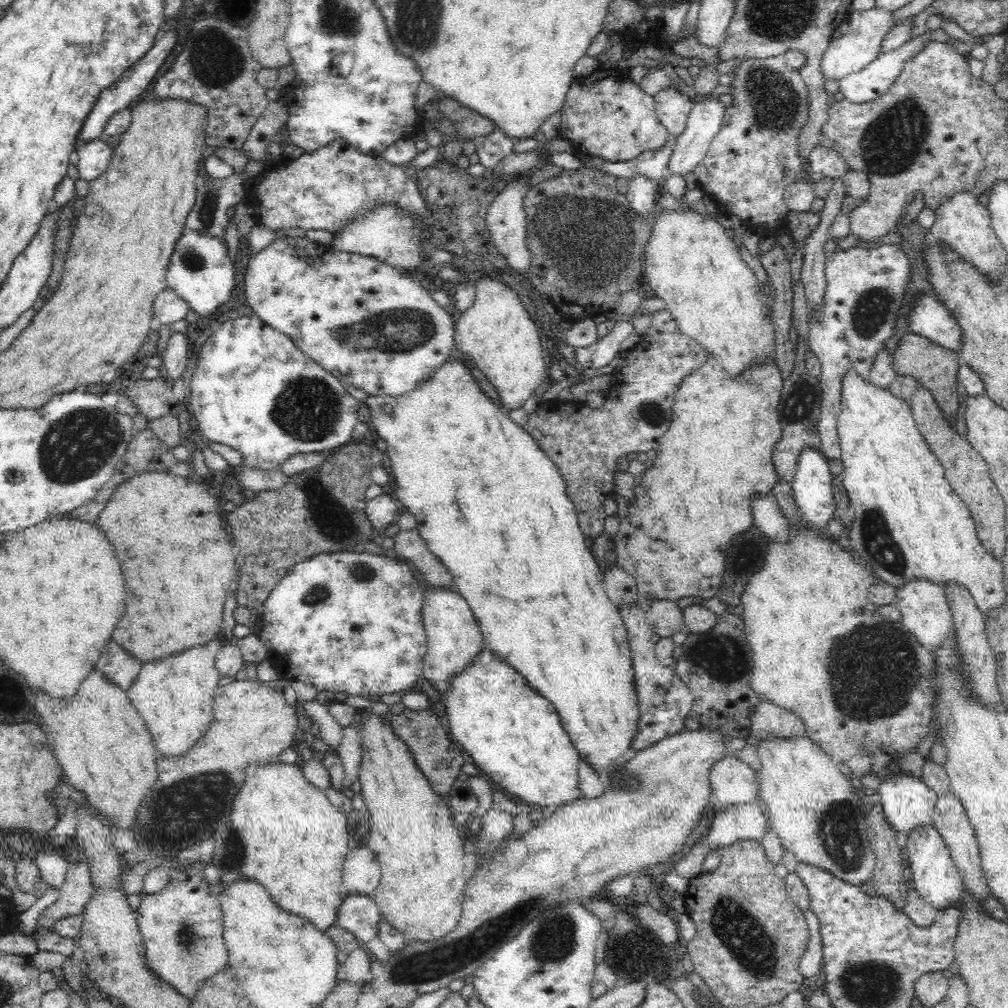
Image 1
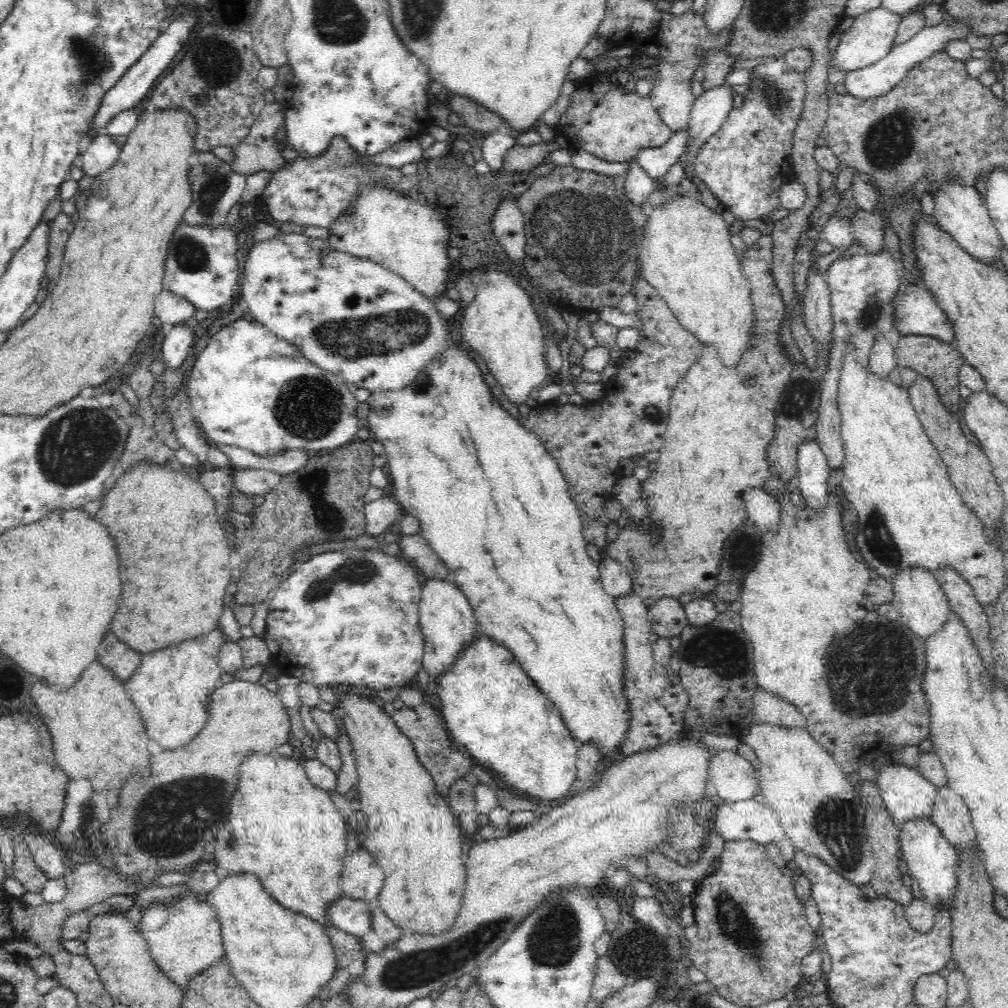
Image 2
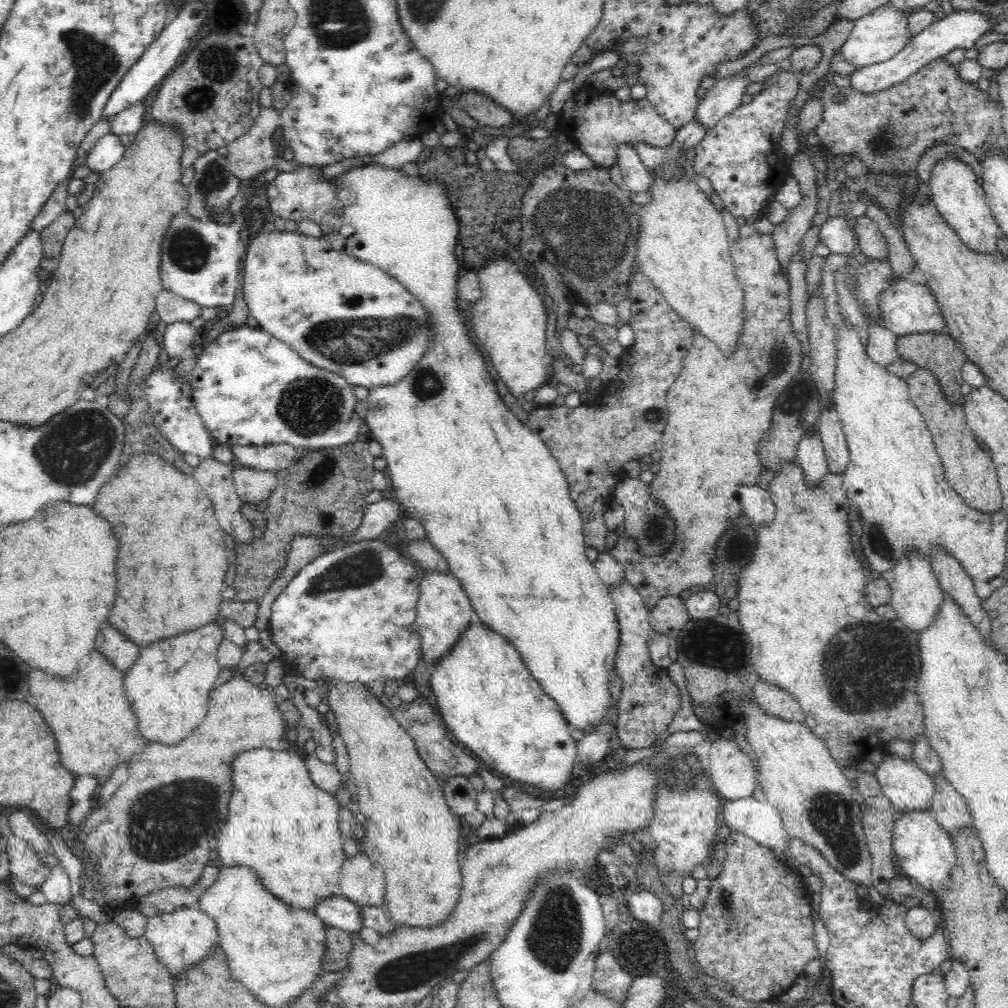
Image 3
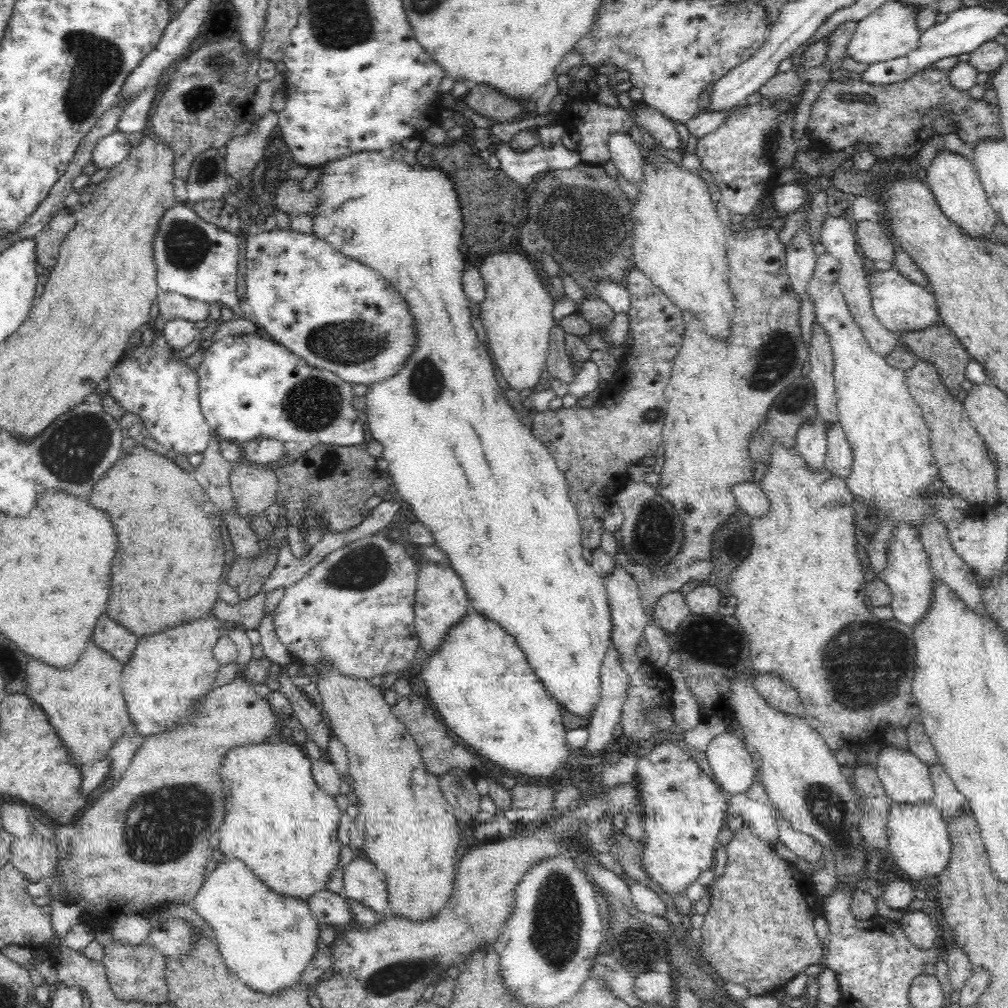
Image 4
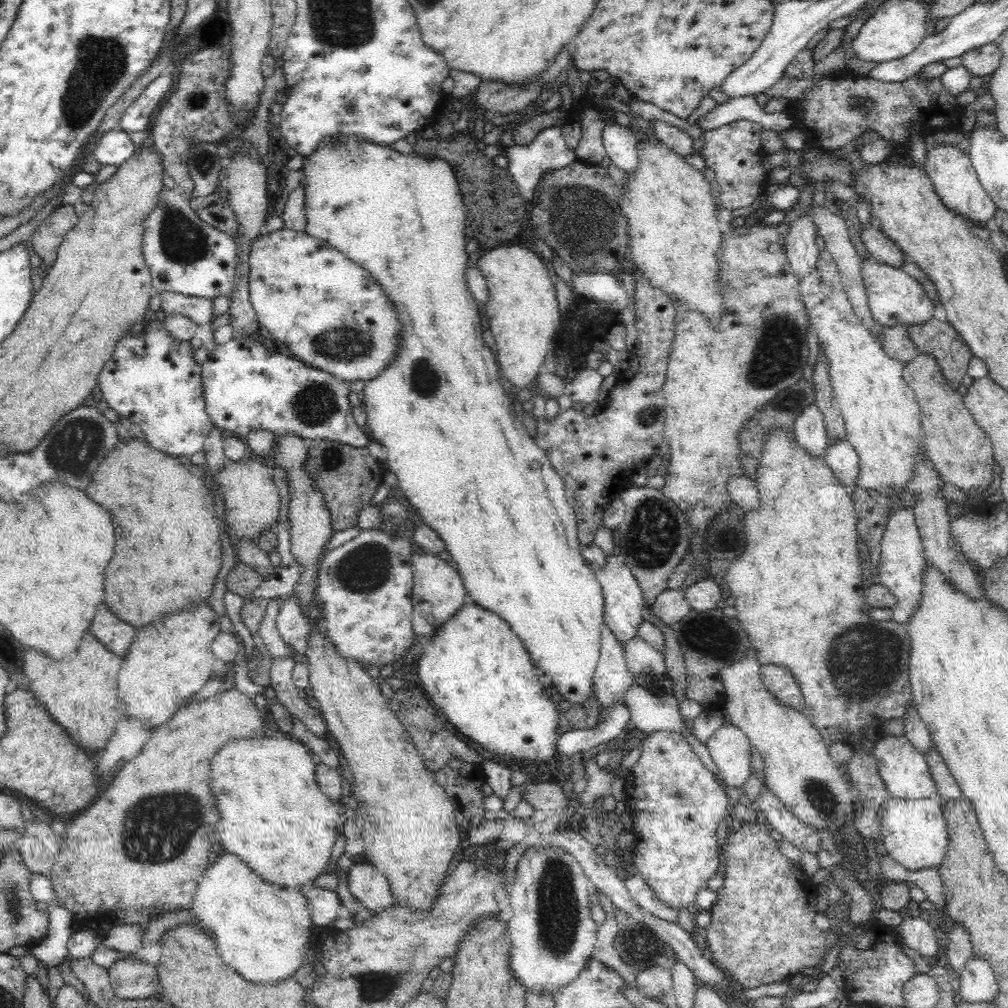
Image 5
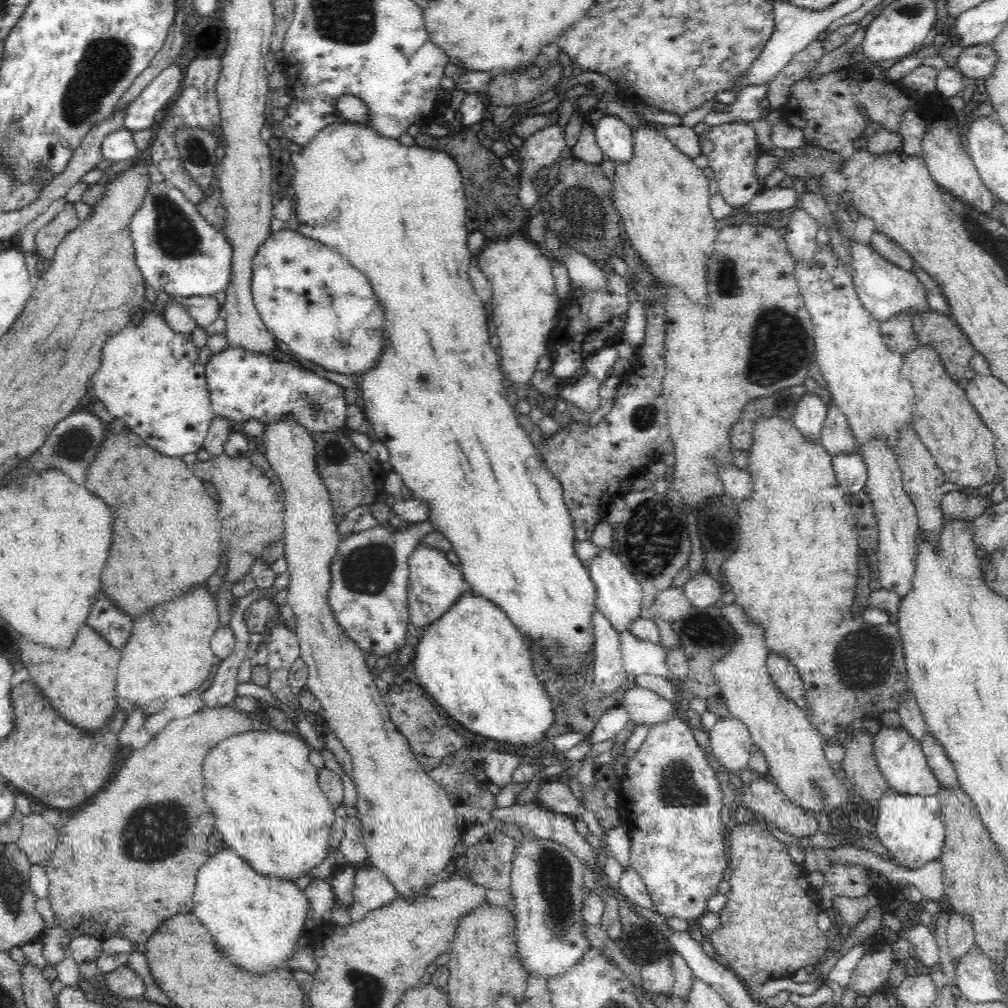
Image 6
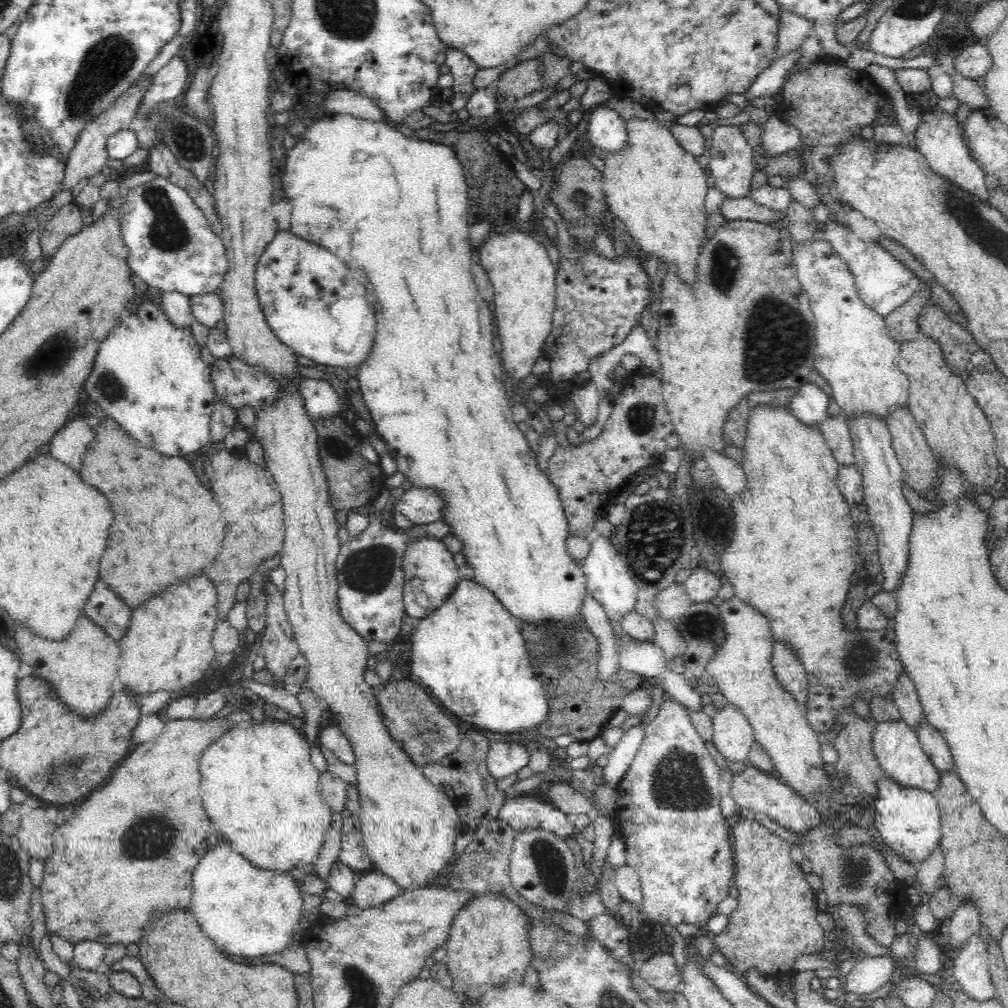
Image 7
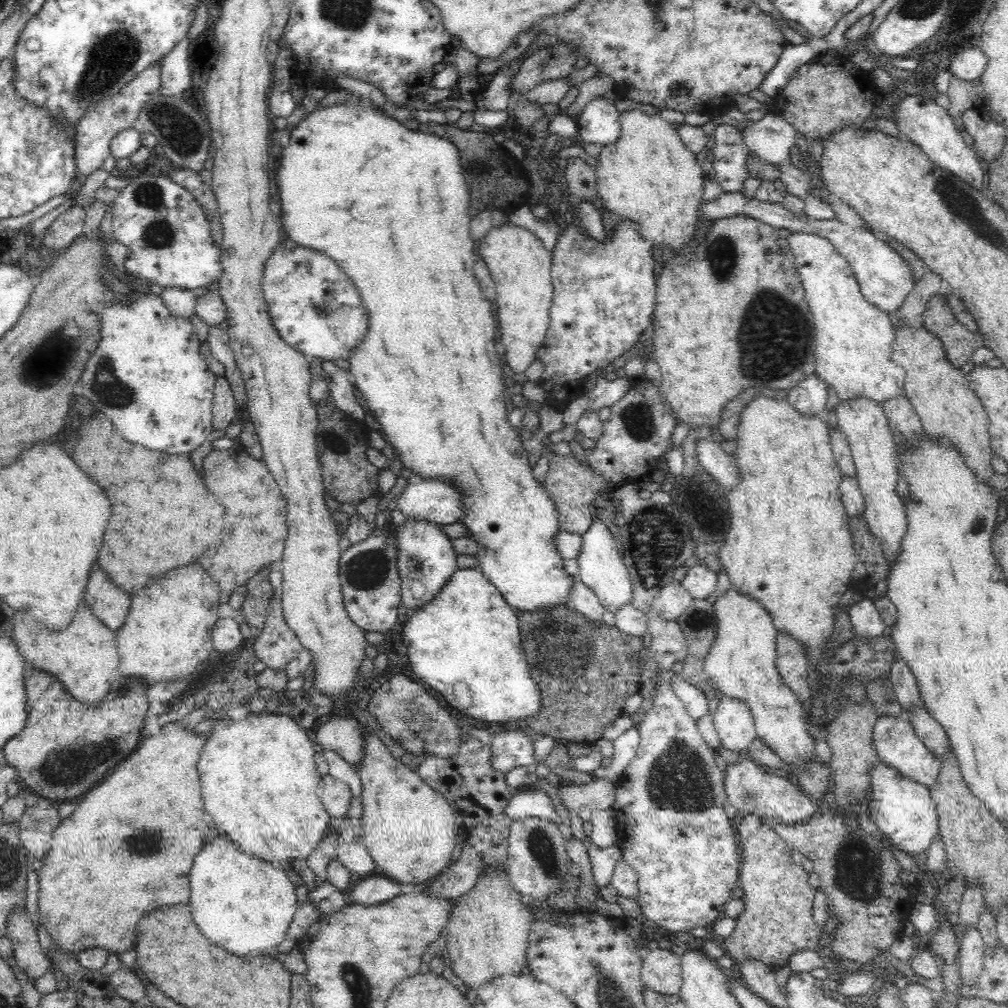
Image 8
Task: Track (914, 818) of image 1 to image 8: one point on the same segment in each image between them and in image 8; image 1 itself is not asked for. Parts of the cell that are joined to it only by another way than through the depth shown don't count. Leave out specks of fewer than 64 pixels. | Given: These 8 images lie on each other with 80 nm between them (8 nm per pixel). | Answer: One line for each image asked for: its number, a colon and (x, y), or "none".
2: (907, 795)
3: (904, 784)
4: (905, 779)
5: (904, 771)
6: (901, 760)
7: (896, 746)
8: (897, 745)

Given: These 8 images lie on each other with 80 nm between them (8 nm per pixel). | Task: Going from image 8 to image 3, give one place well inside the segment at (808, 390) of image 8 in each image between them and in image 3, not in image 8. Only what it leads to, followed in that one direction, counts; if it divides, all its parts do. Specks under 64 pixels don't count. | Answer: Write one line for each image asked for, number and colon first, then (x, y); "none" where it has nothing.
3: (811, 458)
4: (811, 444)
5: (810, 433)
6: (809, 419)
7: (809, 406)

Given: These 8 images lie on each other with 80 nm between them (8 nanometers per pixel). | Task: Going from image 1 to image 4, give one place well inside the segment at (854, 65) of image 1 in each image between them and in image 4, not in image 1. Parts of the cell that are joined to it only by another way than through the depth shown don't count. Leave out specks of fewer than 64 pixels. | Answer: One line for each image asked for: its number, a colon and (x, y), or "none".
2: (869, 38)
3: (877, 36)
4: (889, 32)

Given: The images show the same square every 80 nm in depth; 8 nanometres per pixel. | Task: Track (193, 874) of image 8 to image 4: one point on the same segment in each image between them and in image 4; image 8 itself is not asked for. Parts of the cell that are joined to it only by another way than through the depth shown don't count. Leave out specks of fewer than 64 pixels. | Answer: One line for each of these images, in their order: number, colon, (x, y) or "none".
4: (269, 940)
5: (262, 931)
6: (257, 920)
7: (252, 914)

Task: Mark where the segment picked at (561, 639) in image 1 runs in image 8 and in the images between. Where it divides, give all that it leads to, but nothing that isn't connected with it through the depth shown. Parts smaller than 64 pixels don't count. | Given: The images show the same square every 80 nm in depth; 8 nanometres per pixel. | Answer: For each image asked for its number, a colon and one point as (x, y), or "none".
2: (491, 502)
3: (494, 502)
4: (497, 504)
5: (461, 457)
6: (436, 399)
7: (394, 209)
8: (386, 203)

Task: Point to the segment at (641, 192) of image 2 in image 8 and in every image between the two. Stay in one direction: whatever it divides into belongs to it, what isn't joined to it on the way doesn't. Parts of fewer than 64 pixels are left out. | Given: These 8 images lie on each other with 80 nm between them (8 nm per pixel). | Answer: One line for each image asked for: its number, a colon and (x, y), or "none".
3: (637, 179)
4: (629, 160)
5: (621, 143)
6: (614, 137)
7: (607, 131)
8: (599, 124)

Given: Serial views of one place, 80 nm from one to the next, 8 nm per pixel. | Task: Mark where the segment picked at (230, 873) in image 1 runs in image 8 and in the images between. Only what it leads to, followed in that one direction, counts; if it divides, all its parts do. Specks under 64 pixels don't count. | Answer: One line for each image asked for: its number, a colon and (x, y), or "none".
2: (288, 833)
3: (281, 825)
4: (284, 828)
5: (275, 818)
6: (268, 805)
7: (259, 787)
8: (259, 783)

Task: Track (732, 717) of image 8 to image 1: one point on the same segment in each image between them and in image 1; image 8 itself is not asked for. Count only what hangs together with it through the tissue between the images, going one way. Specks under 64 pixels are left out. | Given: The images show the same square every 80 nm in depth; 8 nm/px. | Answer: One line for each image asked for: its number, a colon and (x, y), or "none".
1: (733, 782)
2: (735, 779)
3: (734, 774)
4: (733, 770)
5: (729, 748)
6: (729, 740)
7: (732, 736)

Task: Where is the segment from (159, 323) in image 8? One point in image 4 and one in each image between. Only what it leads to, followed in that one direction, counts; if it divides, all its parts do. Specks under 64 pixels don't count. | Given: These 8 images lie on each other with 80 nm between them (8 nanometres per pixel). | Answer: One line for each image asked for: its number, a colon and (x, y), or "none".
4: (152, 384)
5: (153, 381)
6: (151, 380)
7: (149, 377)

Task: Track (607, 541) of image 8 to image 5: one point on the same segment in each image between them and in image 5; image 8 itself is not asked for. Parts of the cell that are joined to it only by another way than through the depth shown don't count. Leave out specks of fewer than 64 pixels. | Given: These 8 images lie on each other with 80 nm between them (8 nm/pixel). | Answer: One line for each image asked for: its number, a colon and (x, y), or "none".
5: (623, 596)
6: (619, 597)
7: (608, 582)

